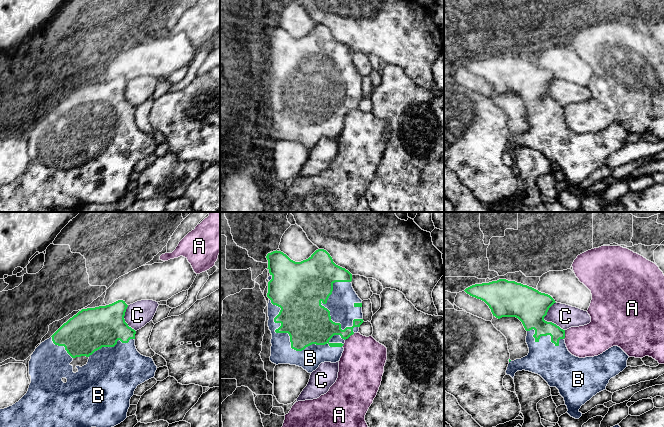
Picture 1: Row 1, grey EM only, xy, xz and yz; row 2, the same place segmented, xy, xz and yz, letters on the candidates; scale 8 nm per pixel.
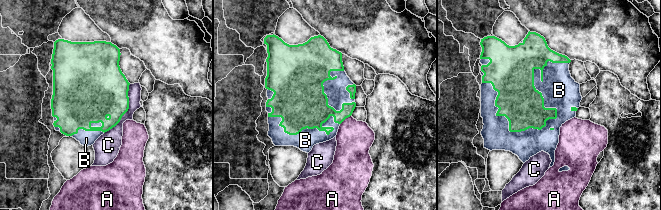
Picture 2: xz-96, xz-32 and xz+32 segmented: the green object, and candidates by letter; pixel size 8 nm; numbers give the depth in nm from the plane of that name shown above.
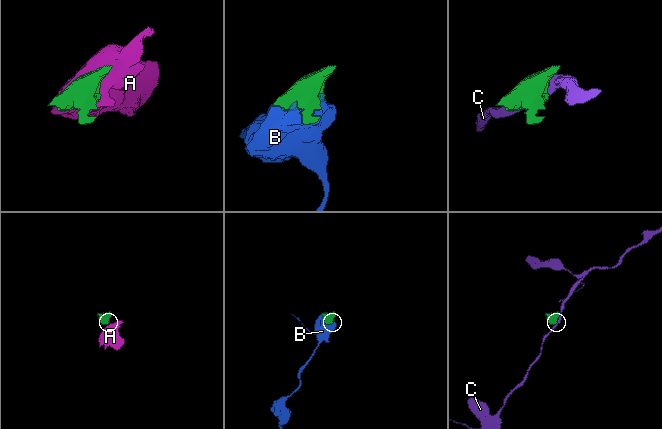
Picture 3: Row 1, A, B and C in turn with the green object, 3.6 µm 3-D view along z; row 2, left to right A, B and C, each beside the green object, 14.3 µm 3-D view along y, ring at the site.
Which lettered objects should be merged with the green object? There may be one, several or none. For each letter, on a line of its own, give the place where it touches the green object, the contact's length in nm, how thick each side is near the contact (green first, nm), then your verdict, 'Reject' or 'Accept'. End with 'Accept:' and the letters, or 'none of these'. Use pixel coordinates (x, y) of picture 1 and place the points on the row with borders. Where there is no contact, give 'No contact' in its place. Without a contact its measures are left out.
A: Touches green at xz (349, 336). Shared border 100 nm. Thickness 240 nm (green) against 360 nm. Reject
B: Touches green at xz (290, 340). Shared border 700 nm. Thickness 360 nm (green) against 180 nm. Accept
C: Touches green at yz (546, 321). Shared border 240 nm. Thickness 280 nm (green) against 190 nm. Reject
Accept: B

